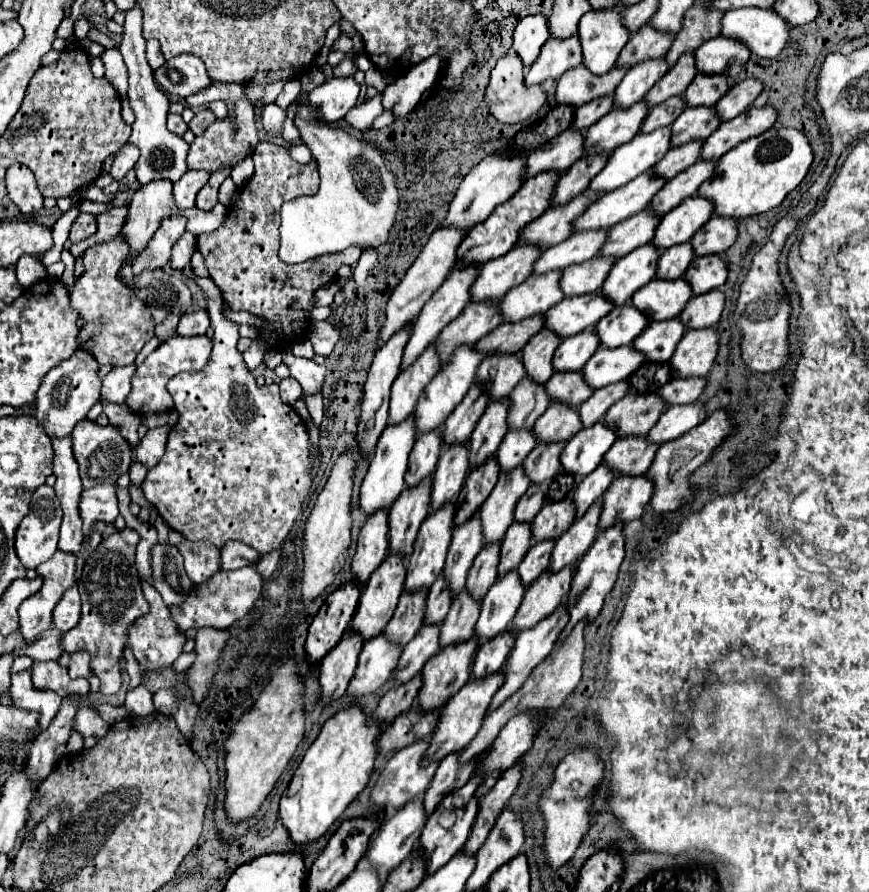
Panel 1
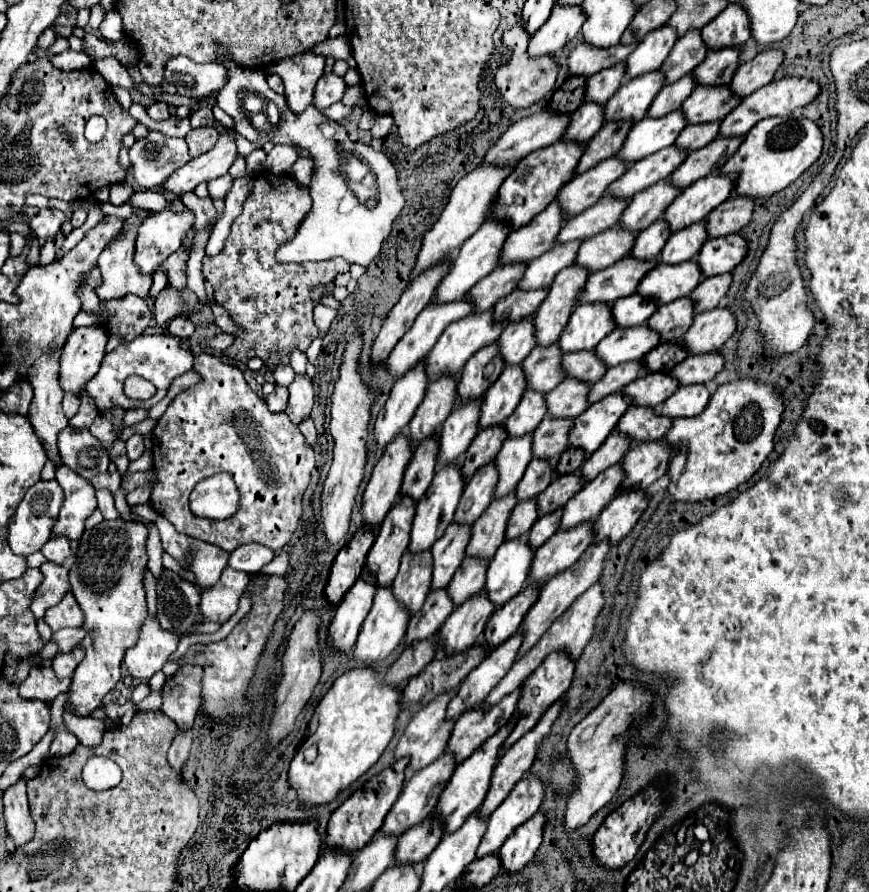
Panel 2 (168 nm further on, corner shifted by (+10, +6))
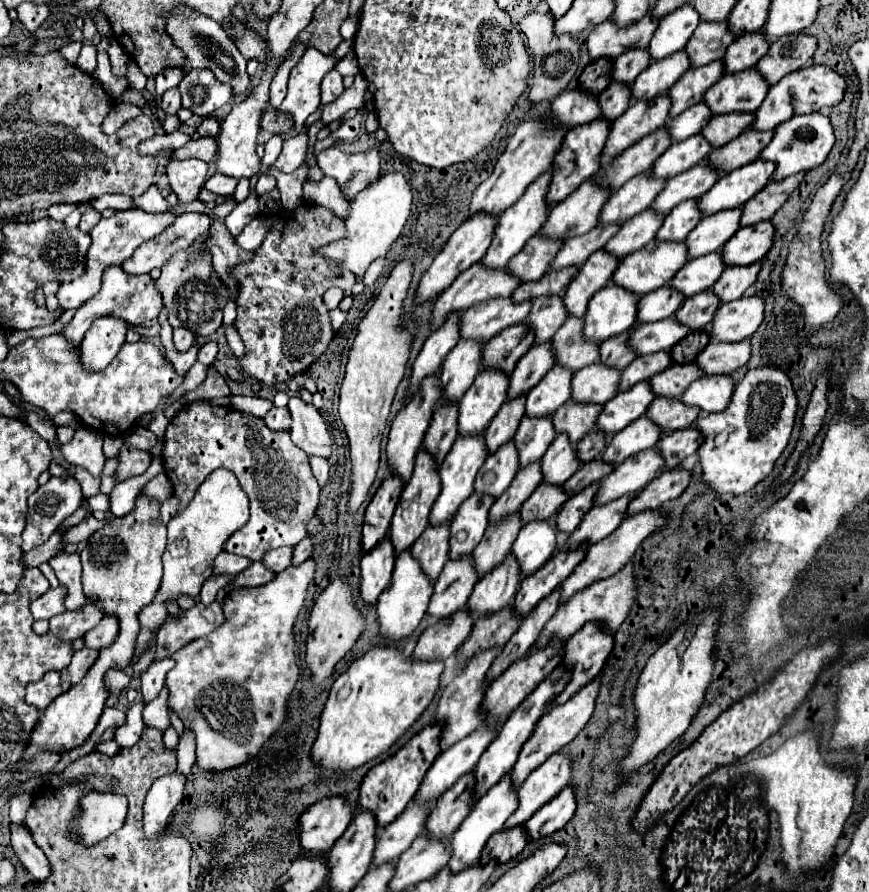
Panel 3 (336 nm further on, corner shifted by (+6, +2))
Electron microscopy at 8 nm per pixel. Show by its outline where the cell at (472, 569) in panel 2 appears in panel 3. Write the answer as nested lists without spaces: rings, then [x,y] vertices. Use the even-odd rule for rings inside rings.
[[[516,514],[512,520],[508,520],[508,524],[486,530],[484,538],[472,552],[472,566],[476,568],[480,578],[504,562],[504,558],[508,556],[508,548],[512,546],[512,540],[516,540],[516,532],[520,528],[520,516]]]

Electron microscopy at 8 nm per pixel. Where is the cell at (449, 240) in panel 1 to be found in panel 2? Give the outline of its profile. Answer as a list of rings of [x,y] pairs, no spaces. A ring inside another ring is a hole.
[[[480,164],[456,184],[440,220],[424,236],[422,250],[418,254],[418,262],[412,272],[412,278],[416,278],[422,270],[430,268],[432,264],[448,258],[452,252],[458,252],[458,248],[488,220],[488,204],[492,204],[492,196],[496,196],[496,188],[500,188],[508,172],[512,172],[512,168],[488,168],[488,164]]]

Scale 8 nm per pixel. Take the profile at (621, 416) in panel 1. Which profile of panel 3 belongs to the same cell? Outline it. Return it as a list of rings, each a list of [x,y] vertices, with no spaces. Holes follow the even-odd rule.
[[[672,364],[664,372],[652,376],[650,386],[656,396],[680,398],[686,392],[686,388],[700,376],[702,374],[700,368],[696,368],[696,364]]]

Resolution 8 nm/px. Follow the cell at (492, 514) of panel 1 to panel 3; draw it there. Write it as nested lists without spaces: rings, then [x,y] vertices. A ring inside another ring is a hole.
[[[548,416],[544,420],[522,418],[520,428],[514,436],[520,468],[526,468],[528,464],[540,460],[540,456],[544,456],[544,448],[548,448],[548,444],[552,444],[554,438],[556,432],[552,432],[552,418]]]

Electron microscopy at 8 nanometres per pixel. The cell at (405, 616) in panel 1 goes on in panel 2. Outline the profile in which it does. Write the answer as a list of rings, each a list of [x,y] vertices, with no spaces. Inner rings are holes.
[[[406,552],[392,588],[396,598],[404,602],[410,612],[418,612],[430,592],[428,580],[432,580],[432,552],[420,552],[416,556]]]

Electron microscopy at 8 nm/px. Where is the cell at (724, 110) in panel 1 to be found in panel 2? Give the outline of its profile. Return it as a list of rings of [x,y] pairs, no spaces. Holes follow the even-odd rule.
[[[768,48],[762,50],[756,58],[744,62],[736,76],[732,78],[730,88],[736,92],[736,96],[744,98],[752,92],[756,92],[758,88],[766,86],[768,82],[772,82],[776,70],[782,66],[784,62],[784,52],[776,50],[776,48]]]

